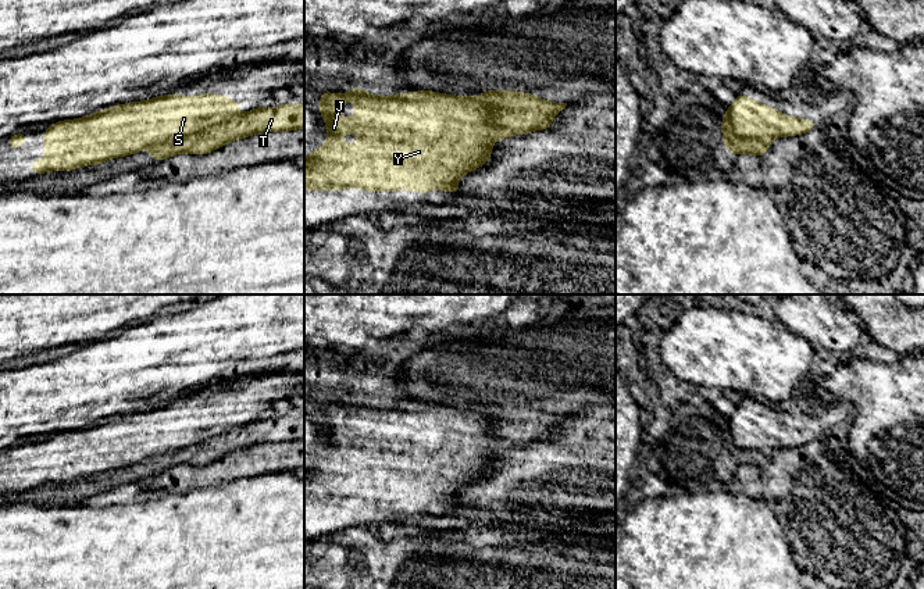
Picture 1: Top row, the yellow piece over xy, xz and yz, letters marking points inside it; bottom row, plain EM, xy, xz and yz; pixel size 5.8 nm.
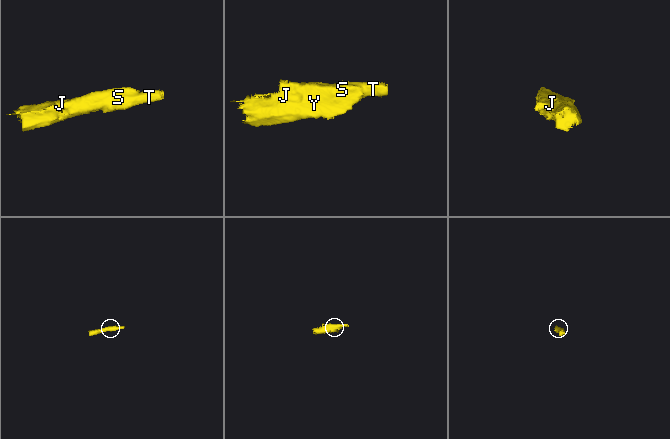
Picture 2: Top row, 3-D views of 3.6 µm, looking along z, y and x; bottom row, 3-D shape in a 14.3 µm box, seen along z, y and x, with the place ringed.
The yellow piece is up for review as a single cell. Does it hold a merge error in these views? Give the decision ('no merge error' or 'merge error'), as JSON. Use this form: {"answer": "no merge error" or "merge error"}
{"answer": "merge error"}

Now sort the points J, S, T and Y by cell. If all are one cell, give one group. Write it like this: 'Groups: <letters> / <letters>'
Groups: J S Y / T

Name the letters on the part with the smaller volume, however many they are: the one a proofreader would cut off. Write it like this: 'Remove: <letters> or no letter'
Remove: T

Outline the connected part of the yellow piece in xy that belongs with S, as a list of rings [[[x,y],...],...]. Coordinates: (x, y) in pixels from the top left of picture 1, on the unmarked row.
[[[211,404],[193,408],[167,406],[145,413],[118,415],[89,428],[58,432],[46,442],[44,470],[29,478],[40,486],[47,482],[72,482],[99,476],[196,445],[233,428],[238,413]]]

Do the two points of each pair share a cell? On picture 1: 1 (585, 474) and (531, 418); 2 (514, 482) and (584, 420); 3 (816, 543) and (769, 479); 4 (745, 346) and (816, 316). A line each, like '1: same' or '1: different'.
1: different
2: same
3: same
4: different

